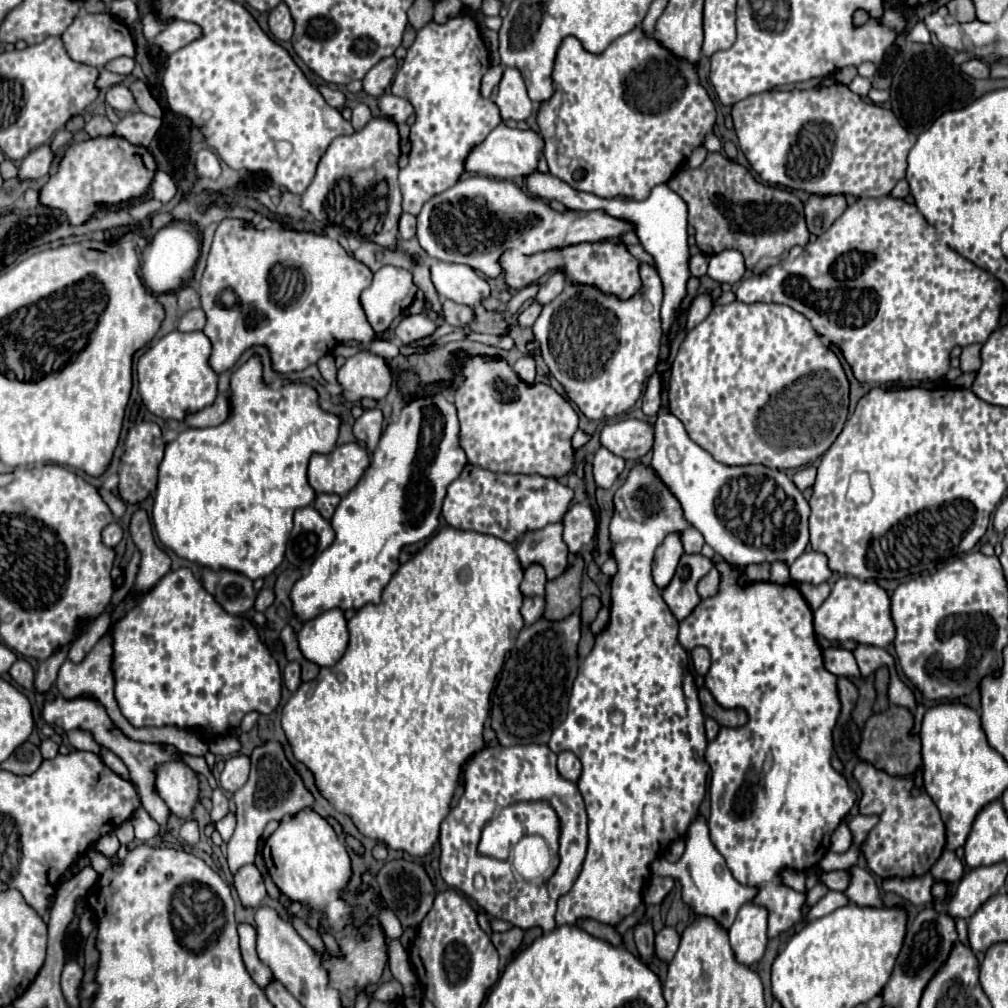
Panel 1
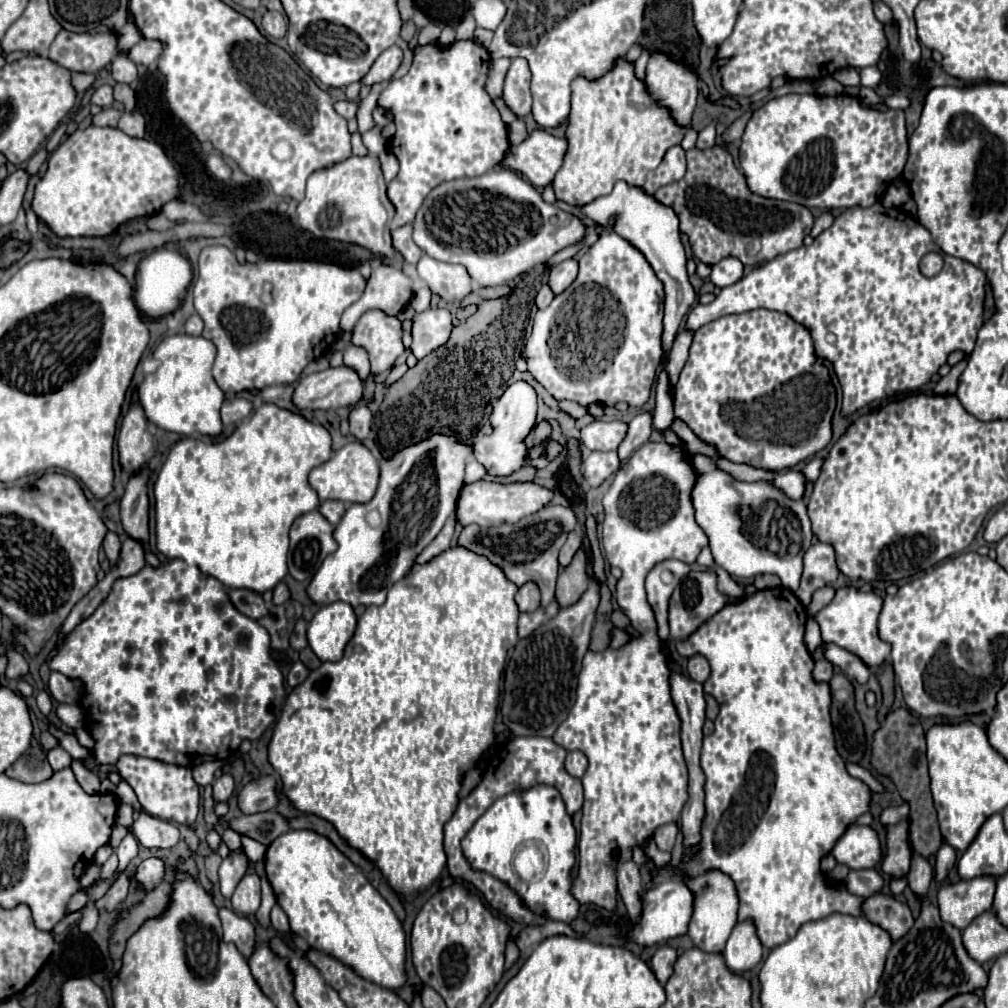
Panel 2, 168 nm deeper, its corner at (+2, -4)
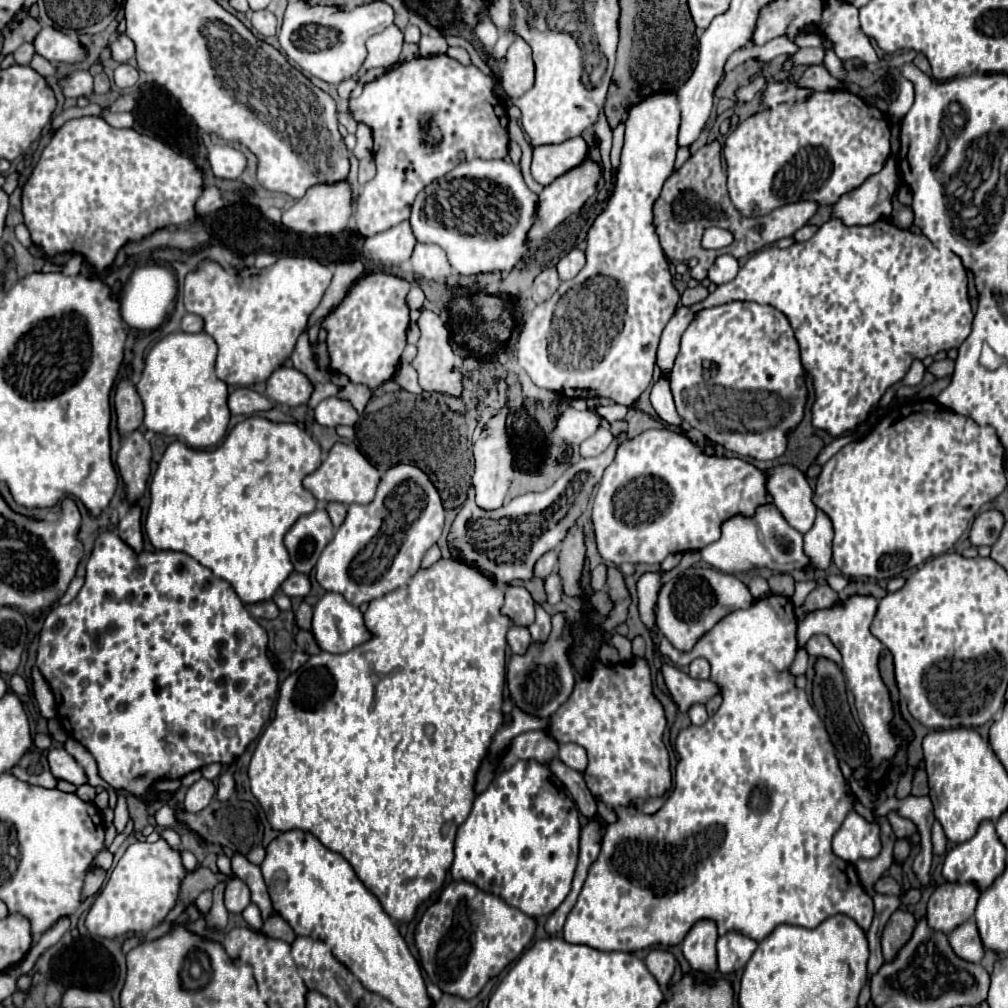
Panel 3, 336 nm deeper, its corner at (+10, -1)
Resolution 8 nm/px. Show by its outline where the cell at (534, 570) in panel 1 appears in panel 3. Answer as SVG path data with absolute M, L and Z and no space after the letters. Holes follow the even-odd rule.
M508 586L502 612L510 616L514 624L530 626L534 622L534 600L524 586Z

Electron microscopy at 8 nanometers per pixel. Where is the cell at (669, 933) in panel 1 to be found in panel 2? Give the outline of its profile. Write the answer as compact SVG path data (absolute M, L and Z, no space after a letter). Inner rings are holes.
M664 945L664 947L658 947L658 951L654 953L652 957L652 971L656 975L656 979L666 985L666 981L670 979L670 975L674 973L674 963L676 963L678 955L676 955L676 949Z

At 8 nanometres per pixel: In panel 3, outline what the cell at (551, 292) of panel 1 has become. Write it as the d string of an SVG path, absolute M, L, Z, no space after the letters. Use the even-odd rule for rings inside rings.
M578 248L570 250L570 252L568 252L564 258L560 258L560 262L556 264L556 270L558 270L560 280L570 280L570 278L574 278L574 276L582 270L584 262L586 262L586 256L584 256L582 250L578 250Z

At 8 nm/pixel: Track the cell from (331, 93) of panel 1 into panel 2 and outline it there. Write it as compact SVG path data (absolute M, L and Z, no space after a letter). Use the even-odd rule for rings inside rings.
M338 101L334 107L336 107L336 111L338 111L346 121L354 119L356 113L358 113L358 105L356 105L354 101Z

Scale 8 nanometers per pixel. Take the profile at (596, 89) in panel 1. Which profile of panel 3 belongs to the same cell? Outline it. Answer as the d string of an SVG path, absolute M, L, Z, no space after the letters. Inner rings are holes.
M588 156L582 164L574 166L574 168L568 170L566 174L558 176L552 184L544 186L544 190L540 192L540 202L538 202L538 220L536 220L536 224L532 226L528 238L530 238L532 242L538 242L538 240L544 238L546 232L554 230L554 228L556 228L560 222L564 222L568 216L576 214L576 212L586 204L586 200L596 194L600 178L602 178L602 166L600 166L600 162L596 162L592 156Z

